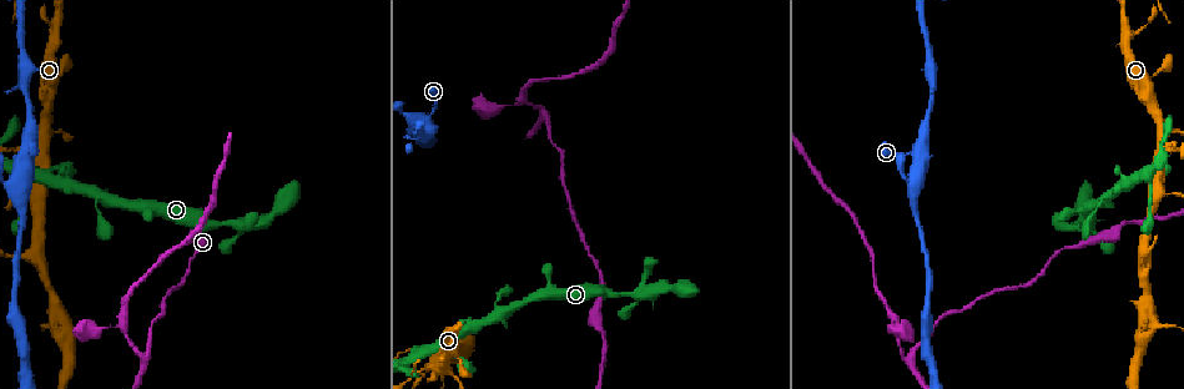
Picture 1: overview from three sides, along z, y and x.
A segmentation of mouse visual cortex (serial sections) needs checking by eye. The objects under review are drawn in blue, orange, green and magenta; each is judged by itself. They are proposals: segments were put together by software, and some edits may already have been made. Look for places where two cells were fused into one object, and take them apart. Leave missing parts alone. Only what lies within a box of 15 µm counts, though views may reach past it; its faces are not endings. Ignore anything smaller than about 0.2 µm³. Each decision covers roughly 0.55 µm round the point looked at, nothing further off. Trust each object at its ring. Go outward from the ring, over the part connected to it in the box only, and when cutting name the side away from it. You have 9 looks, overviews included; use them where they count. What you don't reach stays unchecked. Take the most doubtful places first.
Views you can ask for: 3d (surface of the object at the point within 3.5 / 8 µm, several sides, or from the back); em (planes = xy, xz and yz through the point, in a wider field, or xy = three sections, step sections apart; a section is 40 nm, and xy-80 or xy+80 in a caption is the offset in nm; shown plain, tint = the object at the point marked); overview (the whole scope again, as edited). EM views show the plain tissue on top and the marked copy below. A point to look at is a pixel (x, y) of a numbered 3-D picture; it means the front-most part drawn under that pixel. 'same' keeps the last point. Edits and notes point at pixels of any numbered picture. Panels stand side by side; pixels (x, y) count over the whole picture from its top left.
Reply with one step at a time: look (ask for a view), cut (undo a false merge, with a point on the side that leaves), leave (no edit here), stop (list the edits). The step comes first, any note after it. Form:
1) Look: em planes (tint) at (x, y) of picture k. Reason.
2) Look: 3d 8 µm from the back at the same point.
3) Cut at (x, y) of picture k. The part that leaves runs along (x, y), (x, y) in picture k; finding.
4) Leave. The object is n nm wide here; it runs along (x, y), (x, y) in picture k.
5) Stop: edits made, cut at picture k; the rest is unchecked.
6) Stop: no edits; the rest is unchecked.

Look: 3d 3.5 µm at (543, 116) of picture 1. Abrupt turn.

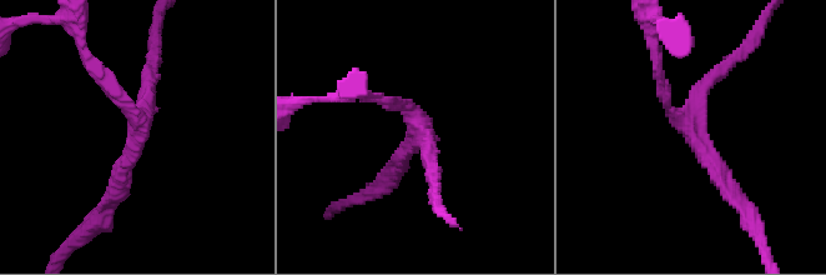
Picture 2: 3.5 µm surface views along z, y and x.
Look: em xy step 3 (tint) at (422, 129) of picture 2. 3 arms meet here; the arms are 150, 200, 250 nm wide; now the EM.

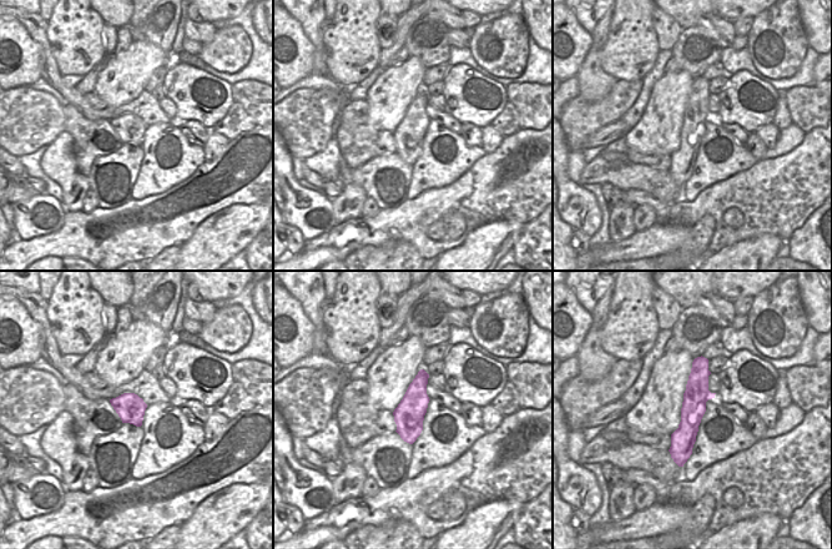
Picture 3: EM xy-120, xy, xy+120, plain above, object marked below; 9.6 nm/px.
Leave. It runs along (433, 180), (414, 114), (372, 98) in picture 2; continuous, no second cell.

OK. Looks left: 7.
Look: 3d 3.5 µm at (931, 79) of picture 1. Calibre changes.

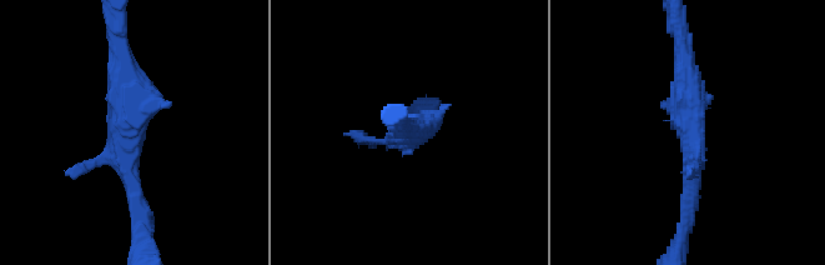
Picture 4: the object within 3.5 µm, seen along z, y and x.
Look: em xy step 5 (tint) at (692, 136) of picture 4. Now the EM.

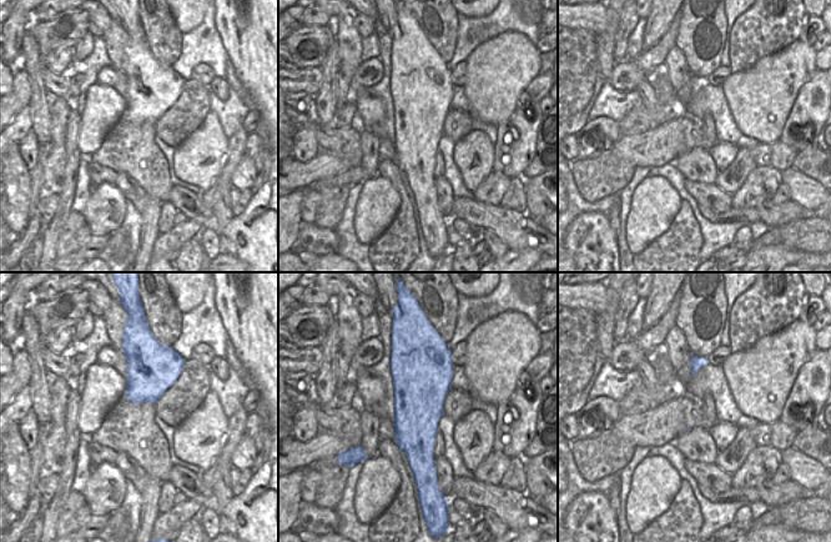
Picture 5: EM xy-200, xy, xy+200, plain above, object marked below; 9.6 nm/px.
Leave. One cell here.

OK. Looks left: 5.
Look: 3d 3.5 µm at (453, 373) of picture 1. Calibre changes.

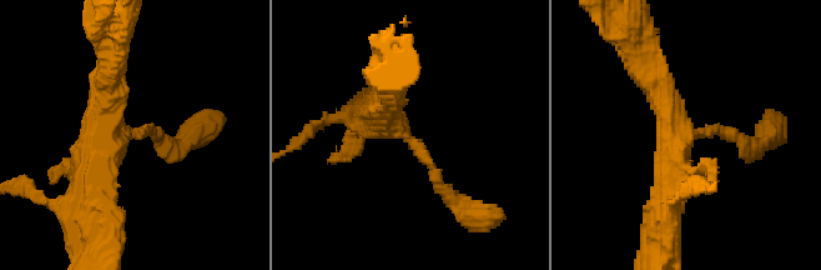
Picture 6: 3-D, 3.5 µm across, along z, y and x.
Look: em xy step 2 (tint) at (698, 132) of picture 6.

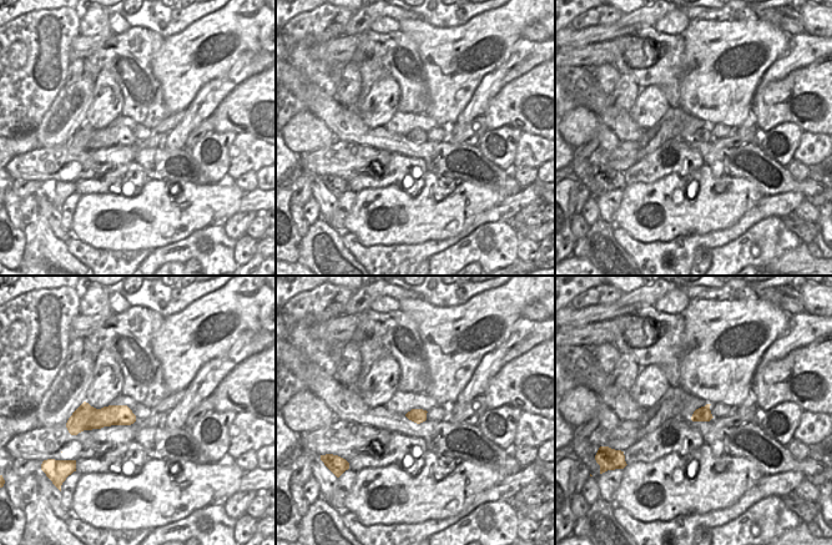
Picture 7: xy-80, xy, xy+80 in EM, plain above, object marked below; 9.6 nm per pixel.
Leave. The arms are 200, 300, 400 nm wide; it runs along (658, 90), (674, 133), (715, 129), (754, 148) in picture 6; all the same cell.

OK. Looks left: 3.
Look: 3d 8 µm at (1125, 224) of picture 1.

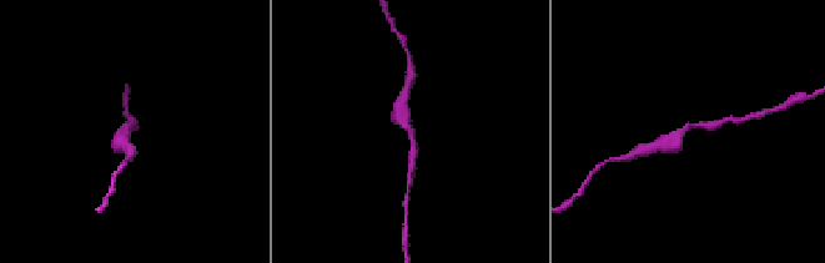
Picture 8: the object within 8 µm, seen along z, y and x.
Look: 3d 3.5 µm at (690, 127) of picture 8. Closer look.

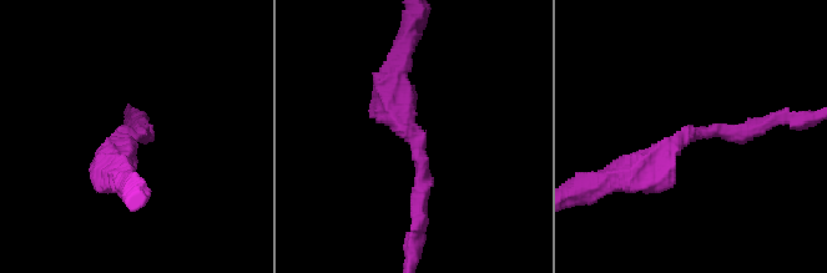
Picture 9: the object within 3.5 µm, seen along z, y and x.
Look: em xy step 5 (tint) at (696, 133) of picture 9. The arms are 200, 400 nm wide; now the EM.

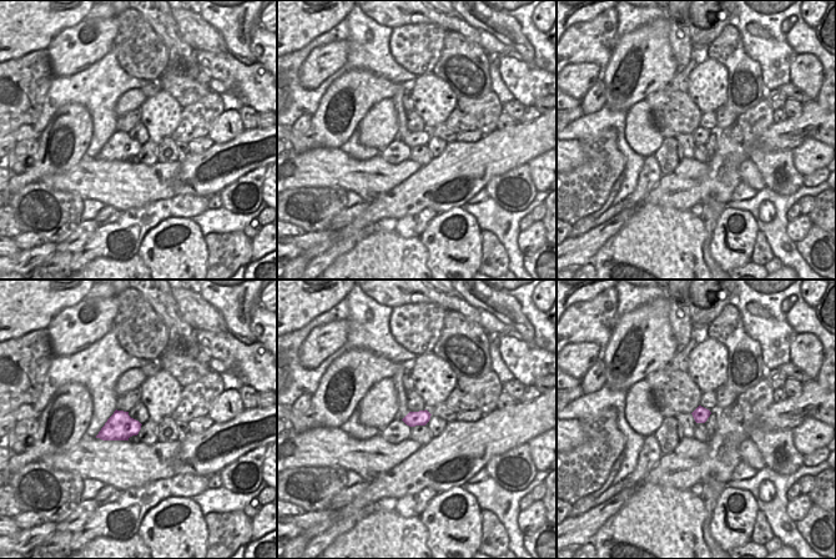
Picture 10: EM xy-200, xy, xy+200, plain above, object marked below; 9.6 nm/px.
Leave. The object is 140 nm wide here; it runs along (630, 171), (687, 134), (767, 126) in picture 9; one cell here.

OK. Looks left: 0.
Stop: no edits; the rest is unchecked.

